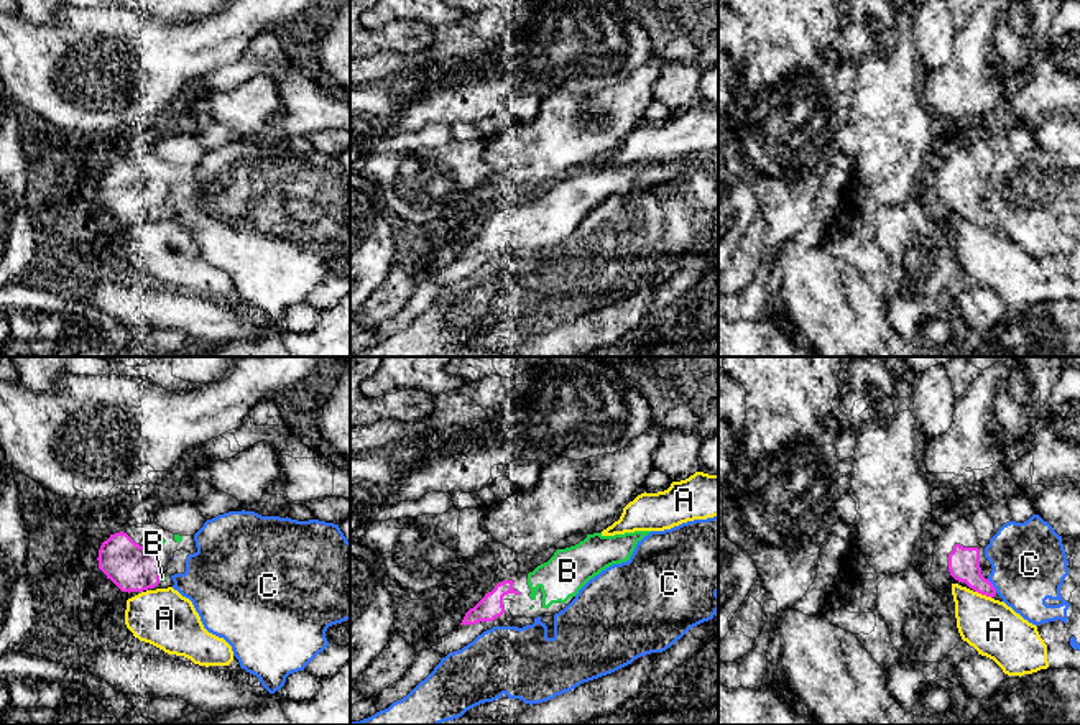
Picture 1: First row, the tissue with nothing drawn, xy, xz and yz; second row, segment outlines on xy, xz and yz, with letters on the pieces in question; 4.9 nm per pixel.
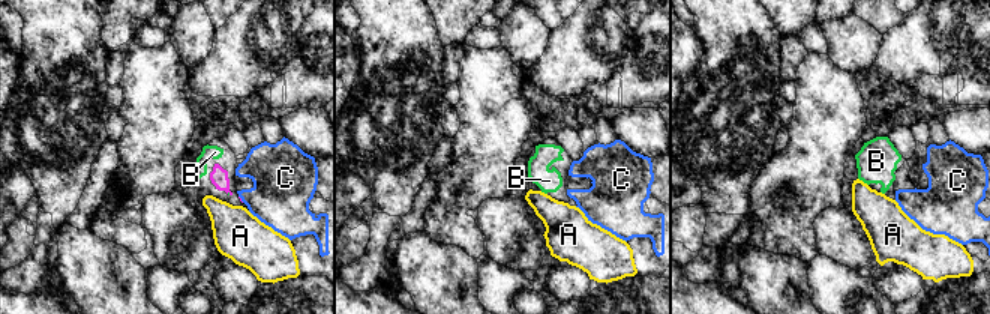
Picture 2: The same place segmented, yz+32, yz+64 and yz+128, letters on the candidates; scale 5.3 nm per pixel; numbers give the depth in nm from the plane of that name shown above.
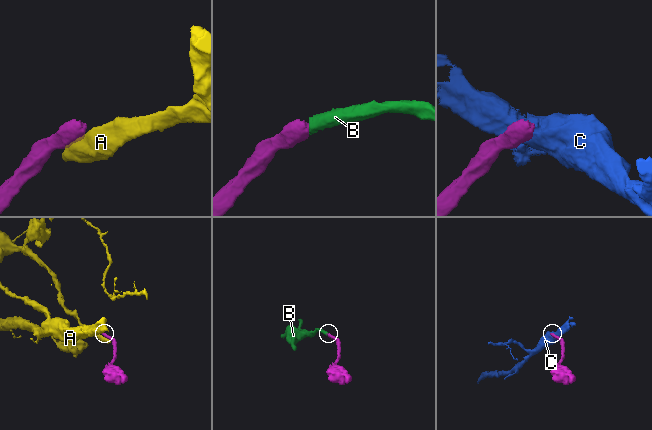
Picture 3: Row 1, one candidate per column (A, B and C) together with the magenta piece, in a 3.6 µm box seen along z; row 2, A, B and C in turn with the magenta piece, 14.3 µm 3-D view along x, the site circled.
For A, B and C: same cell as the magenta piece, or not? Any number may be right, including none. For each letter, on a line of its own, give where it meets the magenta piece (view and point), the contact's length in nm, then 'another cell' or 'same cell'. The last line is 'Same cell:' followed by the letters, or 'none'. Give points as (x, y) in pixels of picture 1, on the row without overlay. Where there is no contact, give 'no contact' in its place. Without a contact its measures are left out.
A: yz (983, 226) | 100 nm | another cell
B: xy (160, 207) | 40 nm | same cell
C: yz (992, 217) | 90 nm | another cell
Same cell: B

